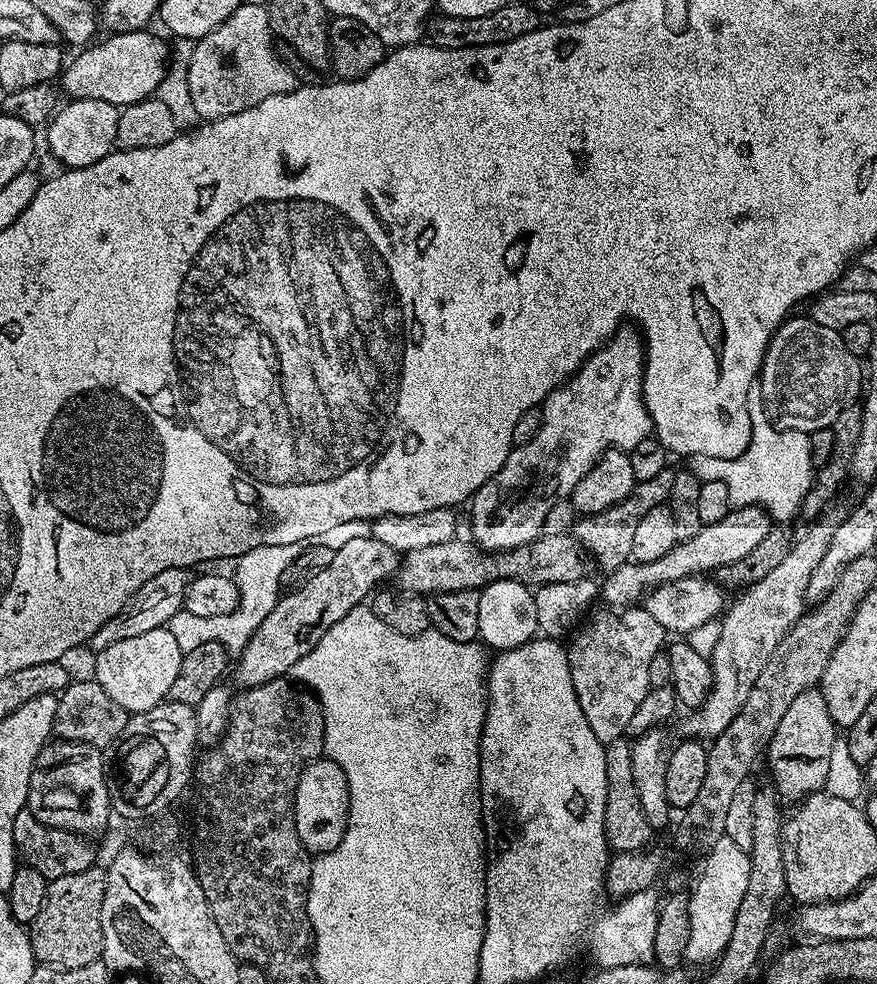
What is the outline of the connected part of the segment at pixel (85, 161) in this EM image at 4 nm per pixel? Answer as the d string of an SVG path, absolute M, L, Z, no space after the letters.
M69 99L68 105L61 107L56 115L48 121L47 151L60 161L65 169L90 166L117 147L118 118L120 108L110 102L101 100L74 100Z

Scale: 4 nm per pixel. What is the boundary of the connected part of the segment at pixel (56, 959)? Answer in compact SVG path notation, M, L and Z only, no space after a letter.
M93 866L78 874L66 874L51 881L38 918L27 929L35 959L53 968L81 968L97 963L104 955L102 902L108 877L105 869Z

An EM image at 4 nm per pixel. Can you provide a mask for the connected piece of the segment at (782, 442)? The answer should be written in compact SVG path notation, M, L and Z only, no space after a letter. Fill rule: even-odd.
M756 398L749 403L752 437L750 446L738 458L710 458L694 456L690 470L700 481L717 480L726 484L733 505L744 508L747 504L760 504L764 496L764 484L768 484L780 472L780 492L784 496L796 496L797 501L806 498L812 485L814 469L811 464L809 433L781 430L764 413L764 401Z

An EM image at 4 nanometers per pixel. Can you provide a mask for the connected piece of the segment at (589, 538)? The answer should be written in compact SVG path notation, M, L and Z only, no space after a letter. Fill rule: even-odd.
M667 467L662 470L662 474L654 478L638 480L625 500L593 516L577 519L572 525L570 535L578 541L580 547L593 561L596 559L600 563L601 573L607 574L618 570L623 564L632 560L630 549L634 543L634 533L637 527L642 523L644 515L649 510L654 510L654 506L667 504L670 490L674 487L675 477L676 472L671 467Z

